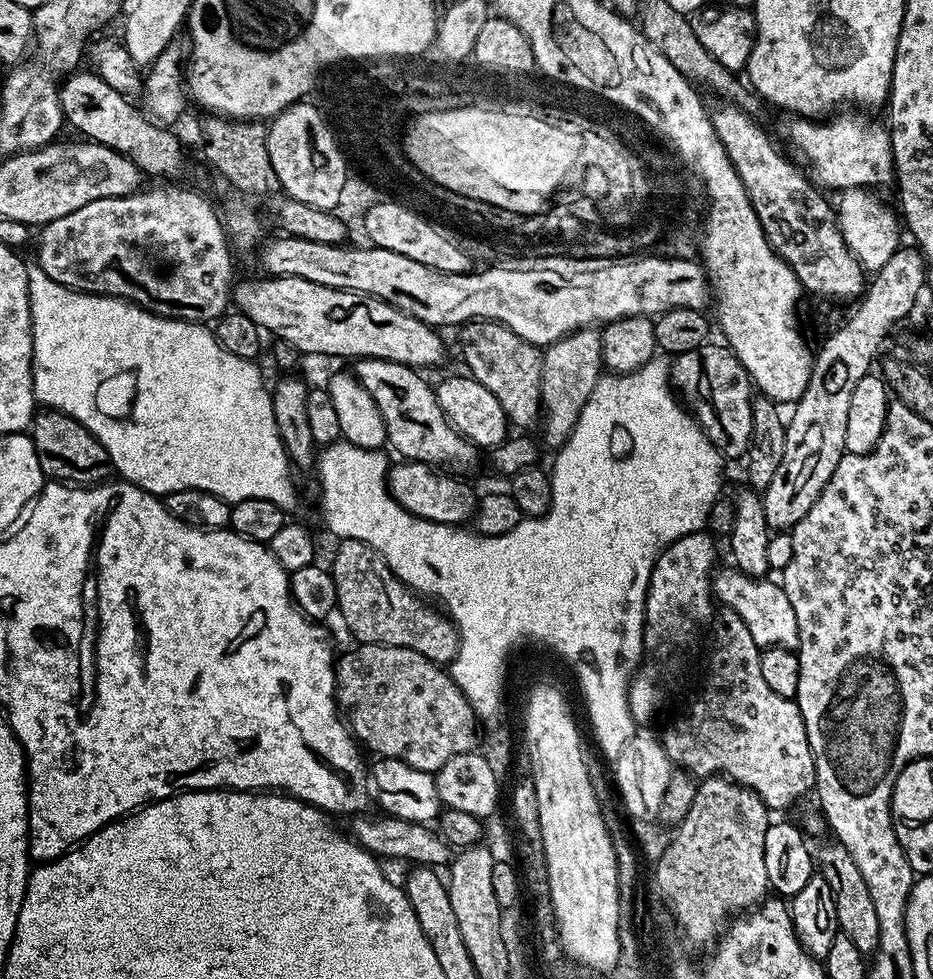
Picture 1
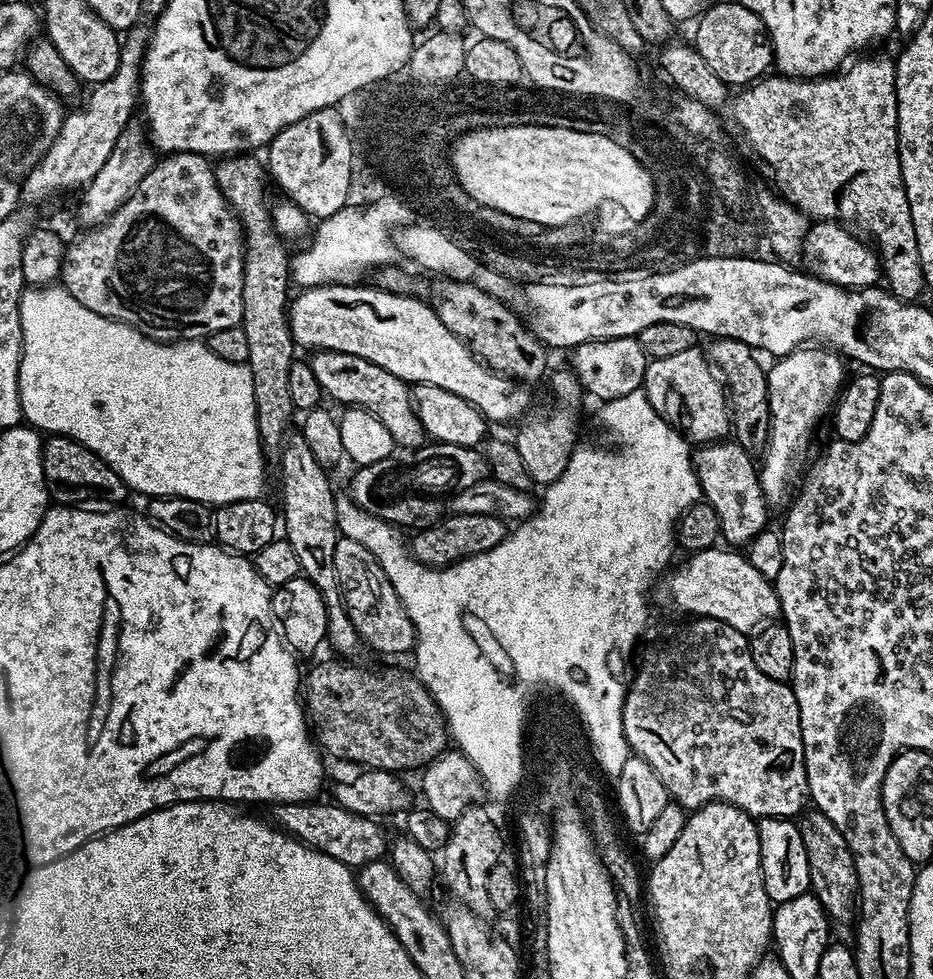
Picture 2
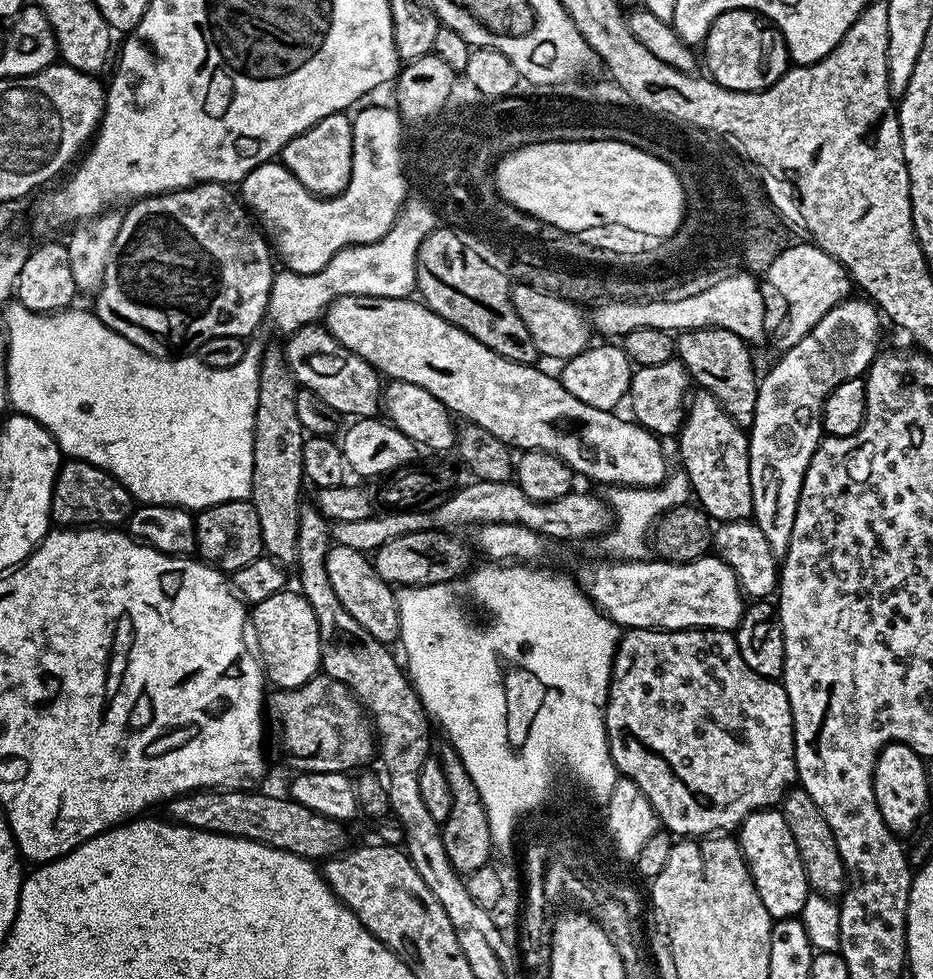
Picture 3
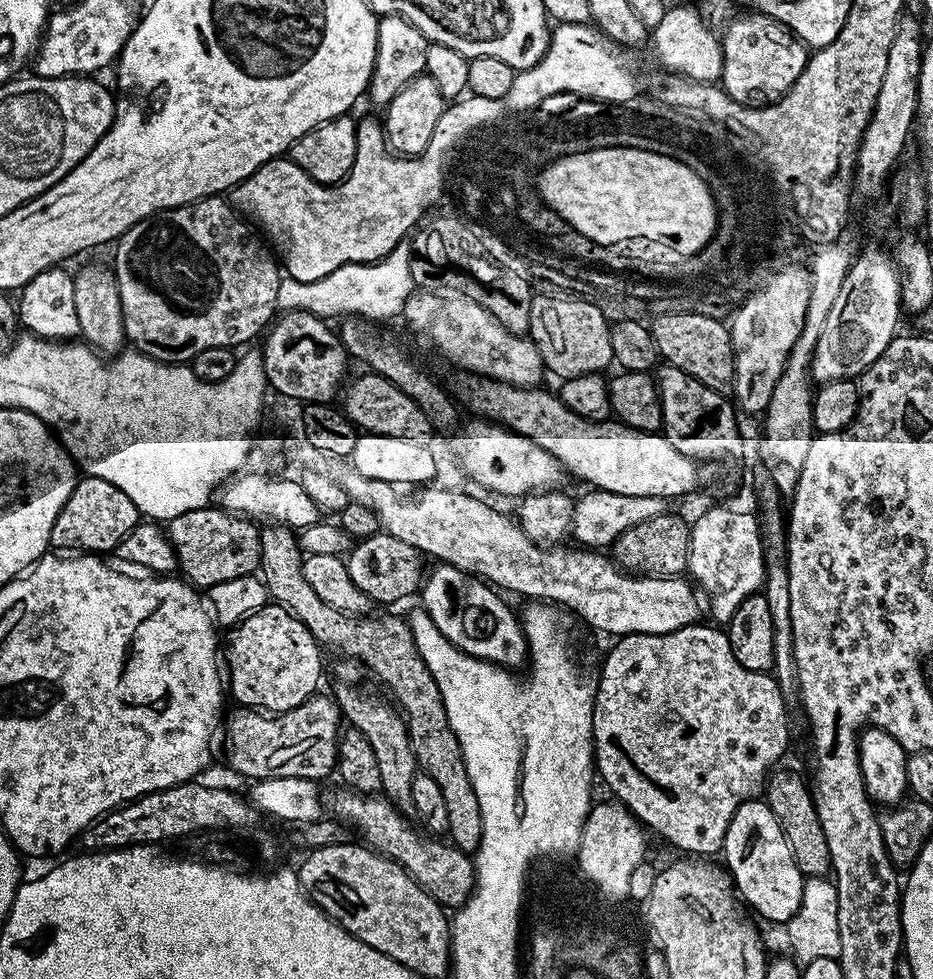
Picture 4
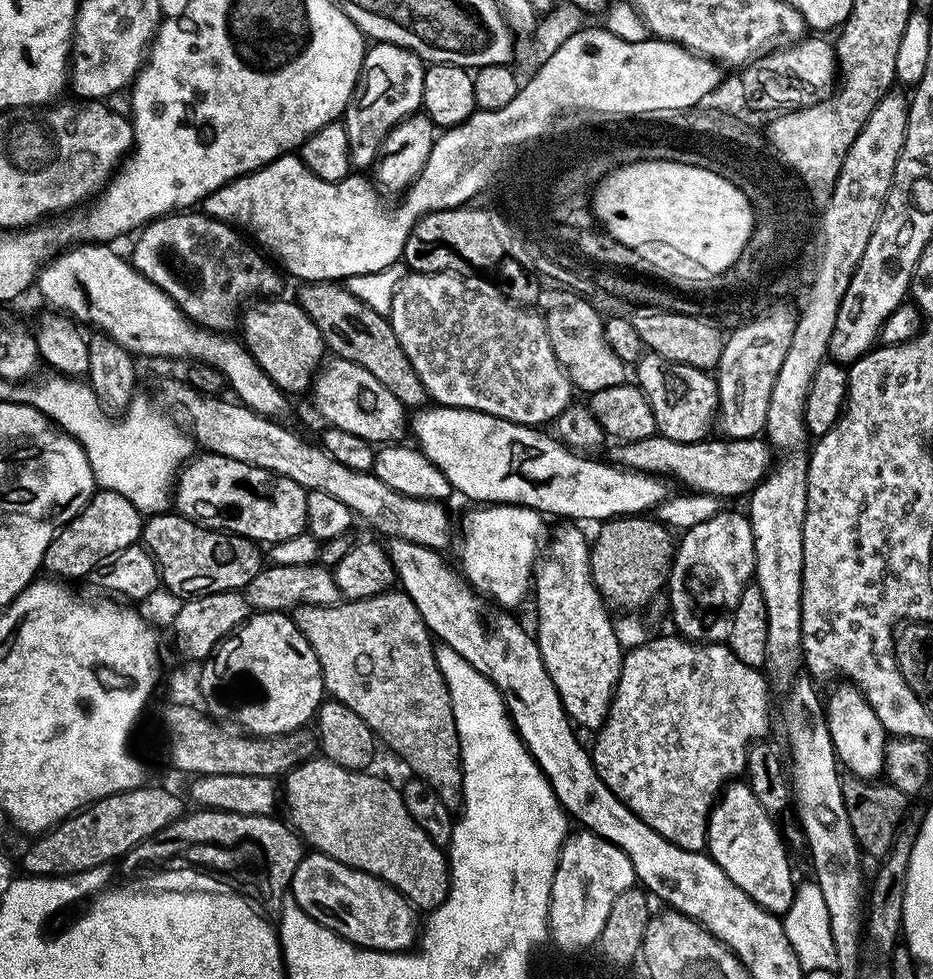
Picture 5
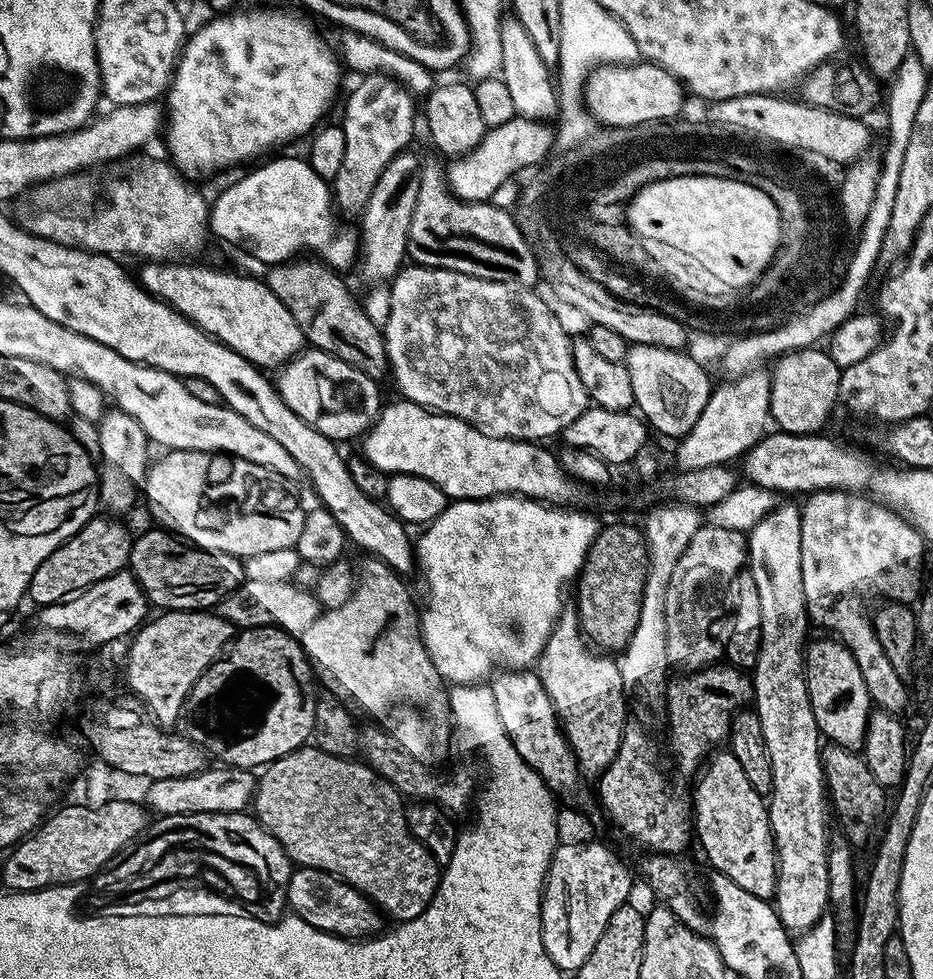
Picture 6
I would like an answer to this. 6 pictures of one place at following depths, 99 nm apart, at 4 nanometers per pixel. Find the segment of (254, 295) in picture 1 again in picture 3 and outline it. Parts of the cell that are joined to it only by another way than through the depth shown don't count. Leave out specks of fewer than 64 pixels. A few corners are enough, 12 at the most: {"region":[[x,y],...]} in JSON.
{"region":[[412,298],[322,324],[513,450],[655,488],[661,437],[574,398]]}

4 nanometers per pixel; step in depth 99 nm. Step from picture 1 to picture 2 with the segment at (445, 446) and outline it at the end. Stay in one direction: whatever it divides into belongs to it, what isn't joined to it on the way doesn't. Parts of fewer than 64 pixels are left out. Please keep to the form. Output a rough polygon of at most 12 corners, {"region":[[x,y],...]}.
{"region":[[354,354],[310,360],[323,395],[364,408],[393,445],[420,448],[409,385]]}

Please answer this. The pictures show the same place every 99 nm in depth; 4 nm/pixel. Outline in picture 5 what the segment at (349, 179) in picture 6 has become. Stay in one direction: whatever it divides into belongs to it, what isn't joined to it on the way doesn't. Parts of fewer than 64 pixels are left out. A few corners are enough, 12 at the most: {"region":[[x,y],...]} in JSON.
{"region":[[365,51],[342,117],[348,163],[371,169],[386,134],[421,111],[425,61]]}

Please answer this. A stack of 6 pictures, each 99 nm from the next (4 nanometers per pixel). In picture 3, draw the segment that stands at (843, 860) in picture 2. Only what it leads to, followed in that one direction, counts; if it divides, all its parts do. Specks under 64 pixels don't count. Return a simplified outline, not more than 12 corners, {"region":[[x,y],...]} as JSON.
{"region":[[793,786],[782,811],[809,889],[843,895],[847,872],[830,822]]}

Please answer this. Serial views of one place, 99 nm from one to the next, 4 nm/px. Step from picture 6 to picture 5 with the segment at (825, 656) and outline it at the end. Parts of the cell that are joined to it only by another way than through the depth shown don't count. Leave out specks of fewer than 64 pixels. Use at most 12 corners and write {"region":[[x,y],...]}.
{"region":[[840,682],[826,715],[837,761],[883,773],[890,736],[859,688]]}

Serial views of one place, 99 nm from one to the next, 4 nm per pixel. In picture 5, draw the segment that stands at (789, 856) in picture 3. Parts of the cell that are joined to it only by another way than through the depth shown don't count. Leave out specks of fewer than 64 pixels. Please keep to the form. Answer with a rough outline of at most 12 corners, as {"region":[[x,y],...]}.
{"region":[[747,782],[724,789],[706,850],[768,912],[790,909],[796,877]]}

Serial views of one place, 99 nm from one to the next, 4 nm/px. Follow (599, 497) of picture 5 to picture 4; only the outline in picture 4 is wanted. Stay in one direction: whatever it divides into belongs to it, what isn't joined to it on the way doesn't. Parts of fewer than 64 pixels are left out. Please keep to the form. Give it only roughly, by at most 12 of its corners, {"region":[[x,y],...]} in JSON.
{"region":[[495,422],[451,439],[478,487],[515,498],[561,487],[566,469]]}

